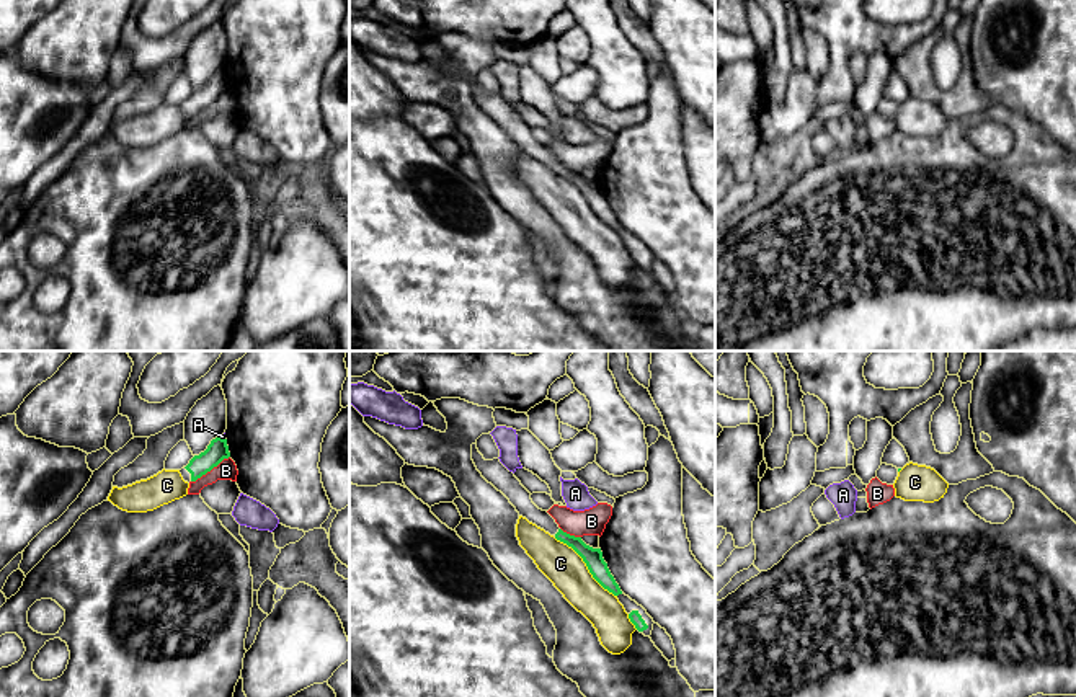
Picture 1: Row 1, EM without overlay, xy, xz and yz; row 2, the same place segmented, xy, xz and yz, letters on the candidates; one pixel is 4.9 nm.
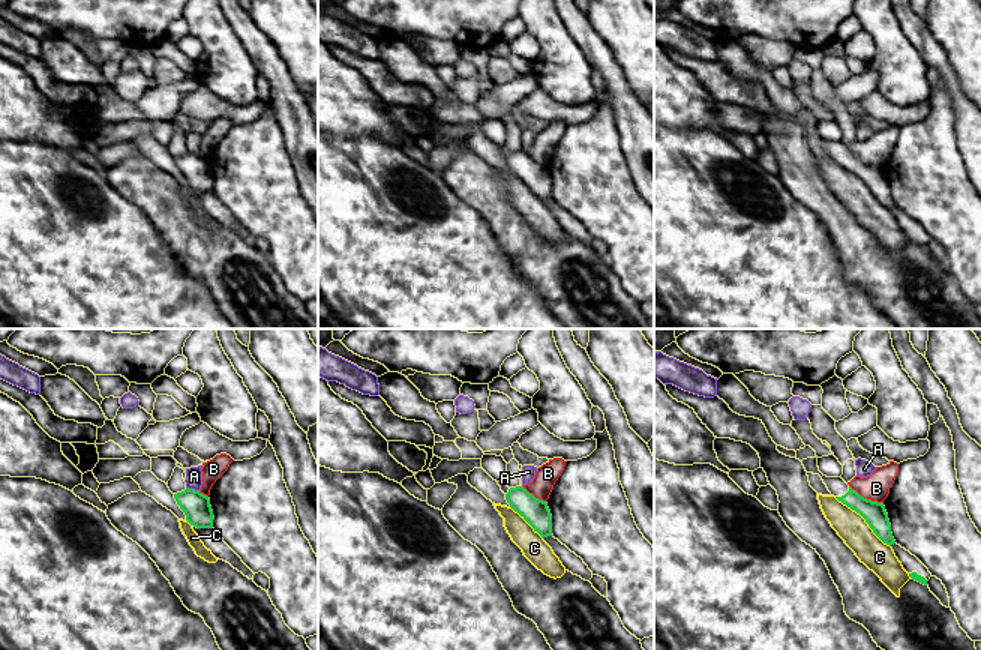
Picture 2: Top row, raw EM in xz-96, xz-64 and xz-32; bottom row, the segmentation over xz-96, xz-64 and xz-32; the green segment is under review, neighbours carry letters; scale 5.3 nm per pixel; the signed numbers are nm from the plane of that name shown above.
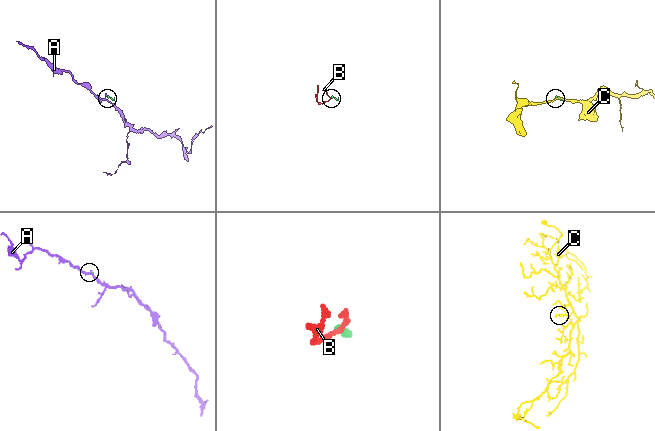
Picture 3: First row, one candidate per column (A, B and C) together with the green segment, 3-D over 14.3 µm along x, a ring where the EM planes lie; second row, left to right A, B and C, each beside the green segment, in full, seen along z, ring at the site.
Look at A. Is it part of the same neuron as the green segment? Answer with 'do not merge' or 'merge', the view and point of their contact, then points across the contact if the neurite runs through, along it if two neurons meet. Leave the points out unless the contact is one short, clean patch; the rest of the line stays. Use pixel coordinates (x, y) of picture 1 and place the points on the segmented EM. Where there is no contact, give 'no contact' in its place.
do not merge; meets green in xy at (221, 438); border along xy (219, 436), (224, 439)

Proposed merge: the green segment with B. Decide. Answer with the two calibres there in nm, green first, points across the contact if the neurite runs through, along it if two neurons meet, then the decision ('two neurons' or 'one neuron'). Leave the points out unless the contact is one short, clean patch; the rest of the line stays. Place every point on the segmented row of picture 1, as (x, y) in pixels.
100 nm thick on the green side, 100 nm on the other; border along xy (229, 456), (191, 482); two neurons

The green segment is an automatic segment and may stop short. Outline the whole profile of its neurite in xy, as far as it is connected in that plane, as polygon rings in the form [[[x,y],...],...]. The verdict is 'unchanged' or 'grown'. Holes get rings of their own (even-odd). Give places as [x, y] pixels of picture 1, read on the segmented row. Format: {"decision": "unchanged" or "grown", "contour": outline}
{"decision": "grown", "contour": [[[216,437],[211,441],[207,449],[199,455],[194,455],[186,467],[180,470],[185,482],[196,482],[214,467],[217,467],[224,459],[229,459],[227,439]]]}

